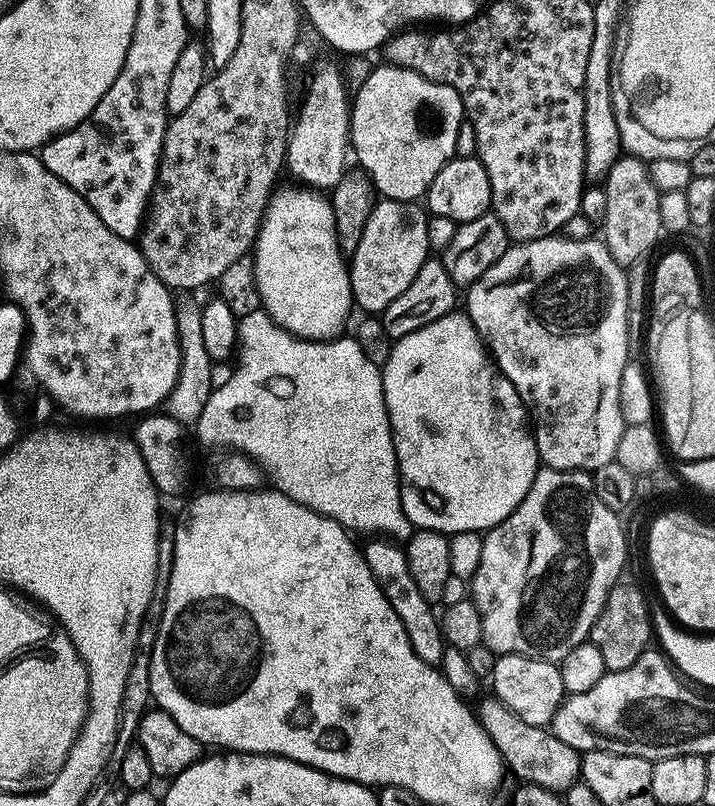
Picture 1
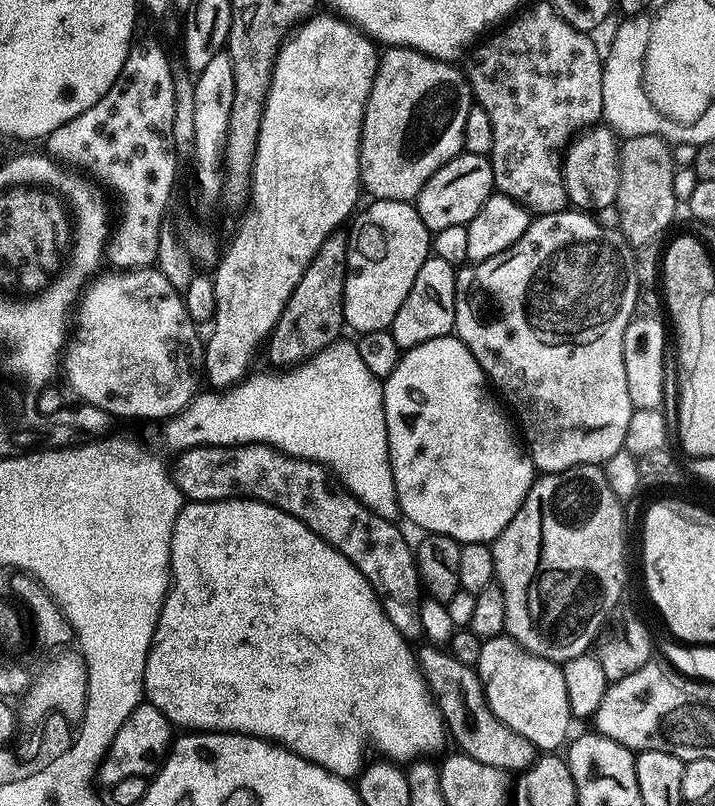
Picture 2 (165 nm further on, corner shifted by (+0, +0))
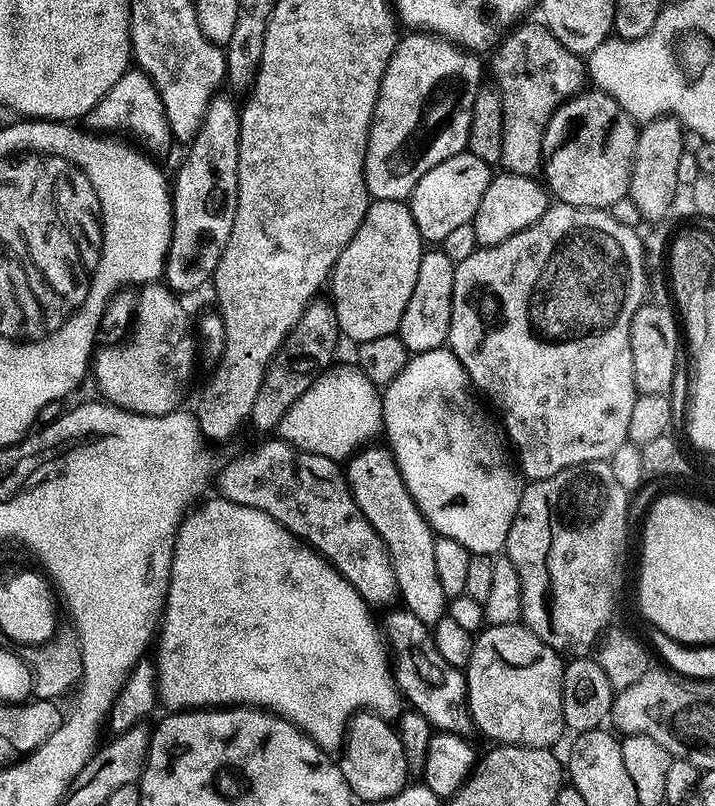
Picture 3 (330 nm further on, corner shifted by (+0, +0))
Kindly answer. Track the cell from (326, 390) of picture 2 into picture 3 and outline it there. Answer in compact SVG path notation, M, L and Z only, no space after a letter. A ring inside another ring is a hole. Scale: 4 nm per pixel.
M349 366L340 374L331 372L318 376L312 389L312 453L322 454L340 462L355 451L362 438L370 438L383 429L383 399L379 387L360 369Z

